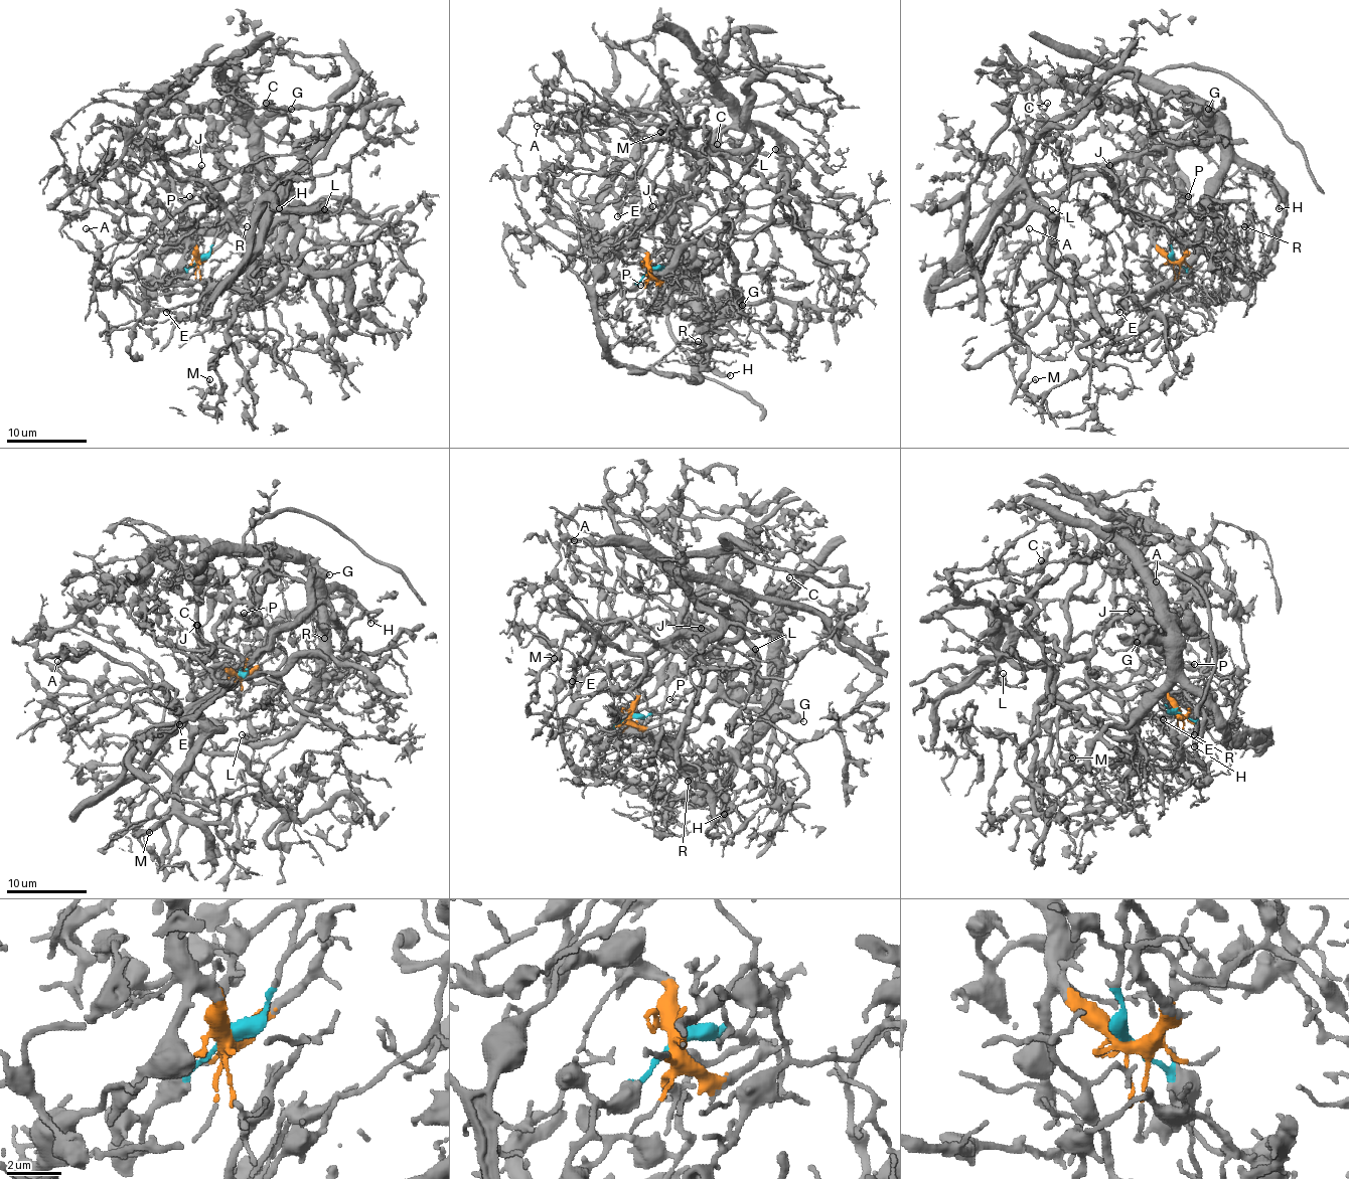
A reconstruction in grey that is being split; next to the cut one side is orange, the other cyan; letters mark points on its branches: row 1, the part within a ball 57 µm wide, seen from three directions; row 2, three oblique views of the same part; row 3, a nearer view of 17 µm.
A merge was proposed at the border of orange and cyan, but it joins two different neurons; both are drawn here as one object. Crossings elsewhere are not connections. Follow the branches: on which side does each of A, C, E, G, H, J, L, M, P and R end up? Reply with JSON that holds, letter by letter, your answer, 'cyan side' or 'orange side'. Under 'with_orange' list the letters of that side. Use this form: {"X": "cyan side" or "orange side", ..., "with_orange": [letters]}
{"A": "cyan side", "C": "cyan side", "E": "cyan side", "G": "orange side", "H": "orange side", "J": "orange side", "L": "cyan side", "M": "cyan side", "P": "orange side", "R": "orange side", "with_orange": ["G", "H", "J", "P", "R"]}

